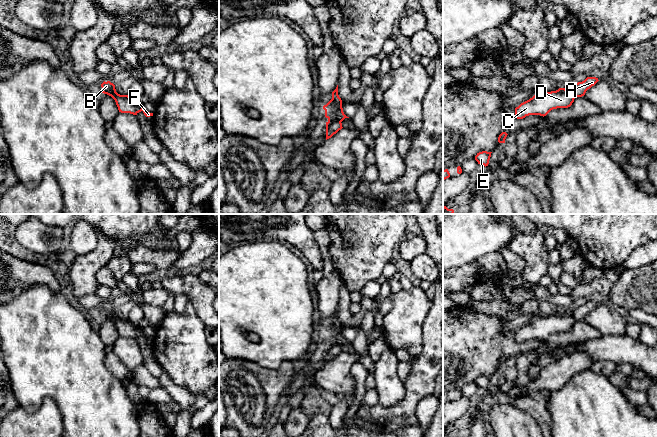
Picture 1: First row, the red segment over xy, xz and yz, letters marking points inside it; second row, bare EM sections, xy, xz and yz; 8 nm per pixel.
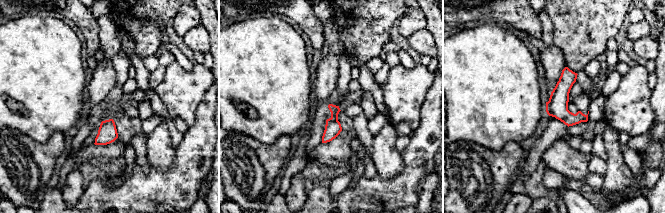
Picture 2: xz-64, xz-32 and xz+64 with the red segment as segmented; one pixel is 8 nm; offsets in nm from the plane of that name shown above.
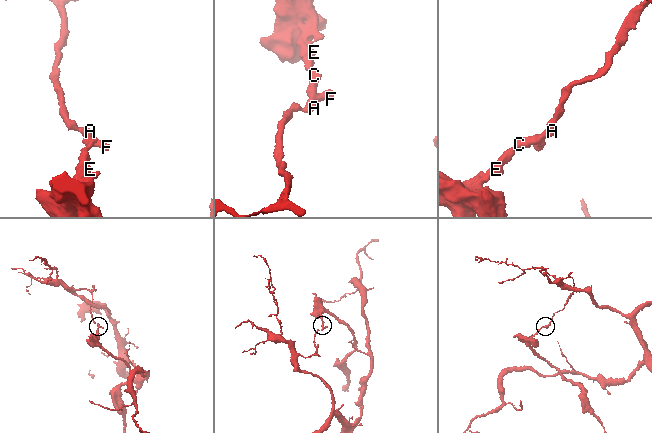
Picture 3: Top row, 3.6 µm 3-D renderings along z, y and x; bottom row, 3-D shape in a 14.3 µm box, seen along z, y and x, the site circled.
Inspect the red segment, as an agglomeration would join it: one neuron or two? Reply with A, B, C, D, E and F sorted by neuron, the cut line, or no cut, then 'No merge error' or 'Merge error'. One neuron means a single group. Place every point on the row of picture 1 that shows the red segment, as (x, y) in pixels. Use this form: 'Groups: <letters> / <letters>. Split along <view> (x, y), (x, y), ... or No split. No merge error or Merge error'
Groups: A B / C D E F. Split along xz (328, 118), (340, 122). Merge error

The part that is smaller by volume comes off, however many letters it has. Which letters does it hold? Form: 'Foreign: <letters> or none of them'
Foreign: C, D, E, F

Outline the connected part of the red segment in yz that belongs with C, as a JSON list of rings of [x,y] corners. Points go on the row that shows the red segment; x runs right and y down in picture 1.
[[[559,88],[556,91],[538,93],[515,108],[515,117],[523,119],[529,115],[546,116],[551,110],[568,108],[574,102],[571,89]]]

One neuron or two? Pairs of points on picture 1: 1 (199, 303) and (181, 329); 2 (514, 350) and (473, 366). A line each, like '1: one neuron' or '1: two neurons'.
1: two neurons
2: one neuron

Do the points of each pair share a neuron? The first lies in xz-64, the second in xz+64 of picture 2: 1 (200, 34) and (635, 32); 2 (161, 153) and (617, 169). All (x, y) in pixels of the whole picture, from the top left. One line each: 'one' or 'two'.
1: two
2: one

